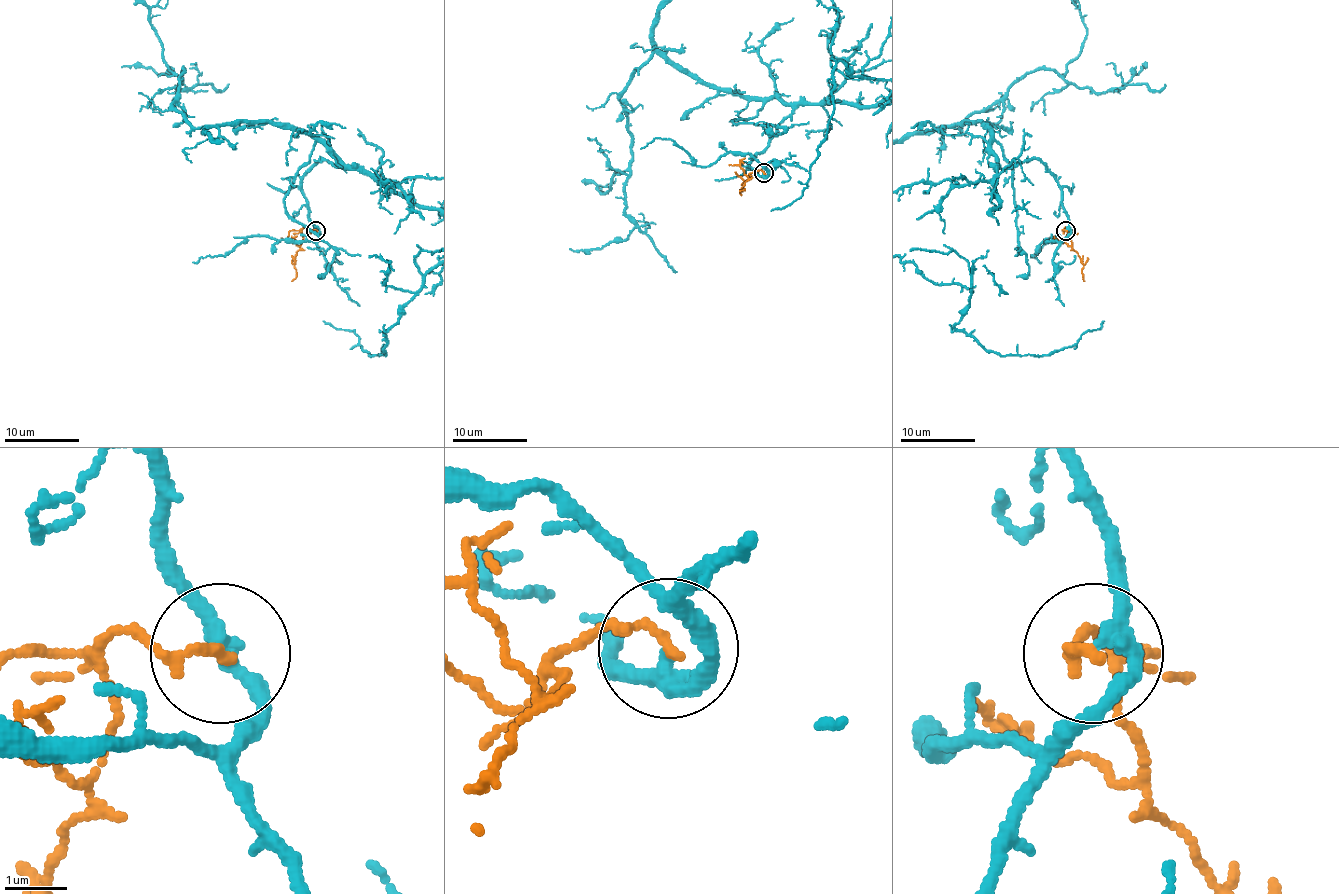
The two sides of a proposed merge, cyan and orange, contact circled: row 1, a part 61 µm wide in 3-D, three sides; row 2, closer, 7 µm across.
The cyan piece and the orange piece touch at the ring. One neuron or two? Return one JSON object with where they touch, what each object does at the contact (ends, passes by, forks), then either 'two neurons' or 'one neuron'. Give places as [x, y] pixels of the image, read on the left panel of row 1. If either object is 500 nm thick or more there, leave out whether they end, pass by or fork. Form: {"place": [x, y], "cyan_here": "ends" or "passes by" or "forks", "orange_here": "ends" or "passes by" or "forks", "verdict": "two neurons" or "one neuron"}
{"place": [315, 230], "cyan_here": "passes by", "orange_here": "ends", "verdict": "two neurons"}

